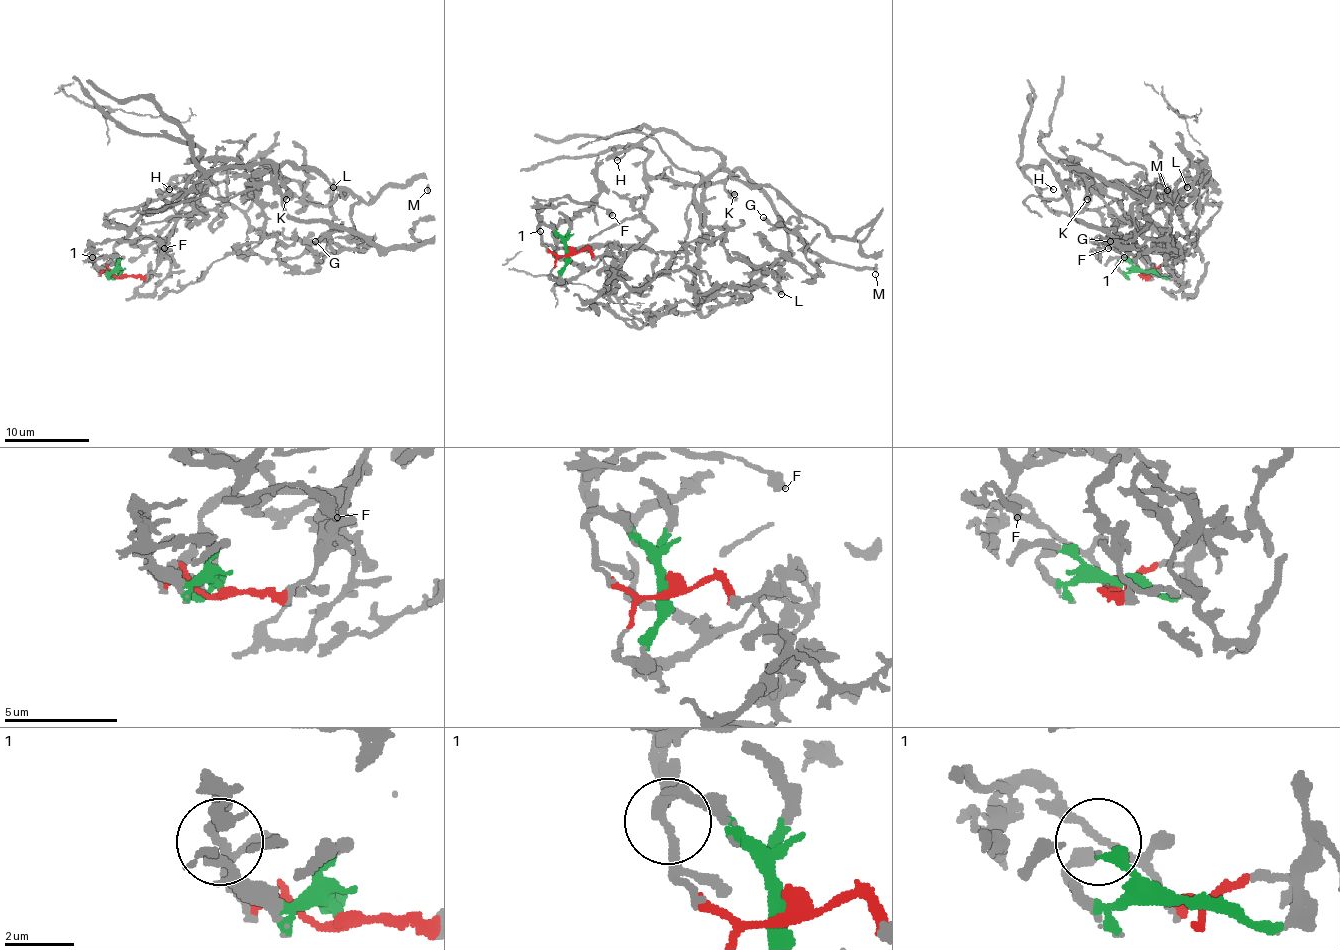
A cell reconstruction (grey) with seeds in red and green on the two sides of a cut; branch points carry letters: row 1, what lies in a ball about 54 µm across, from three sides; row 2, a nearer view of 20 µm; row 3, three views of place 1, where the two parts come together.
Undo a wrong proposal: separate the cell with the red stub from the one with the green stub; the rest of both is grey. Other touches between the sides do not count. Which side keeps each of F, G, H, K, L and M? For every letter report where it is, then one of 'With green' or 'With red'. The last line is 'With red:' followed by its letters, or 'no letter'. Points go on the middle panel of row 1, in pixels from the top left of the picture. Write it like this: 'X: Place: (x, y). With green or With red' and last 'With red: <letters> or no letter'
F: Place: (612, 215). With red
G: Place: (763, 217). With green
H: Place: (617, 160). With green
K: Place: (734, 194). With red
L: Place: (781, 294). With red
M: Place: (875, 274). With red
With red: F, K, L, M

